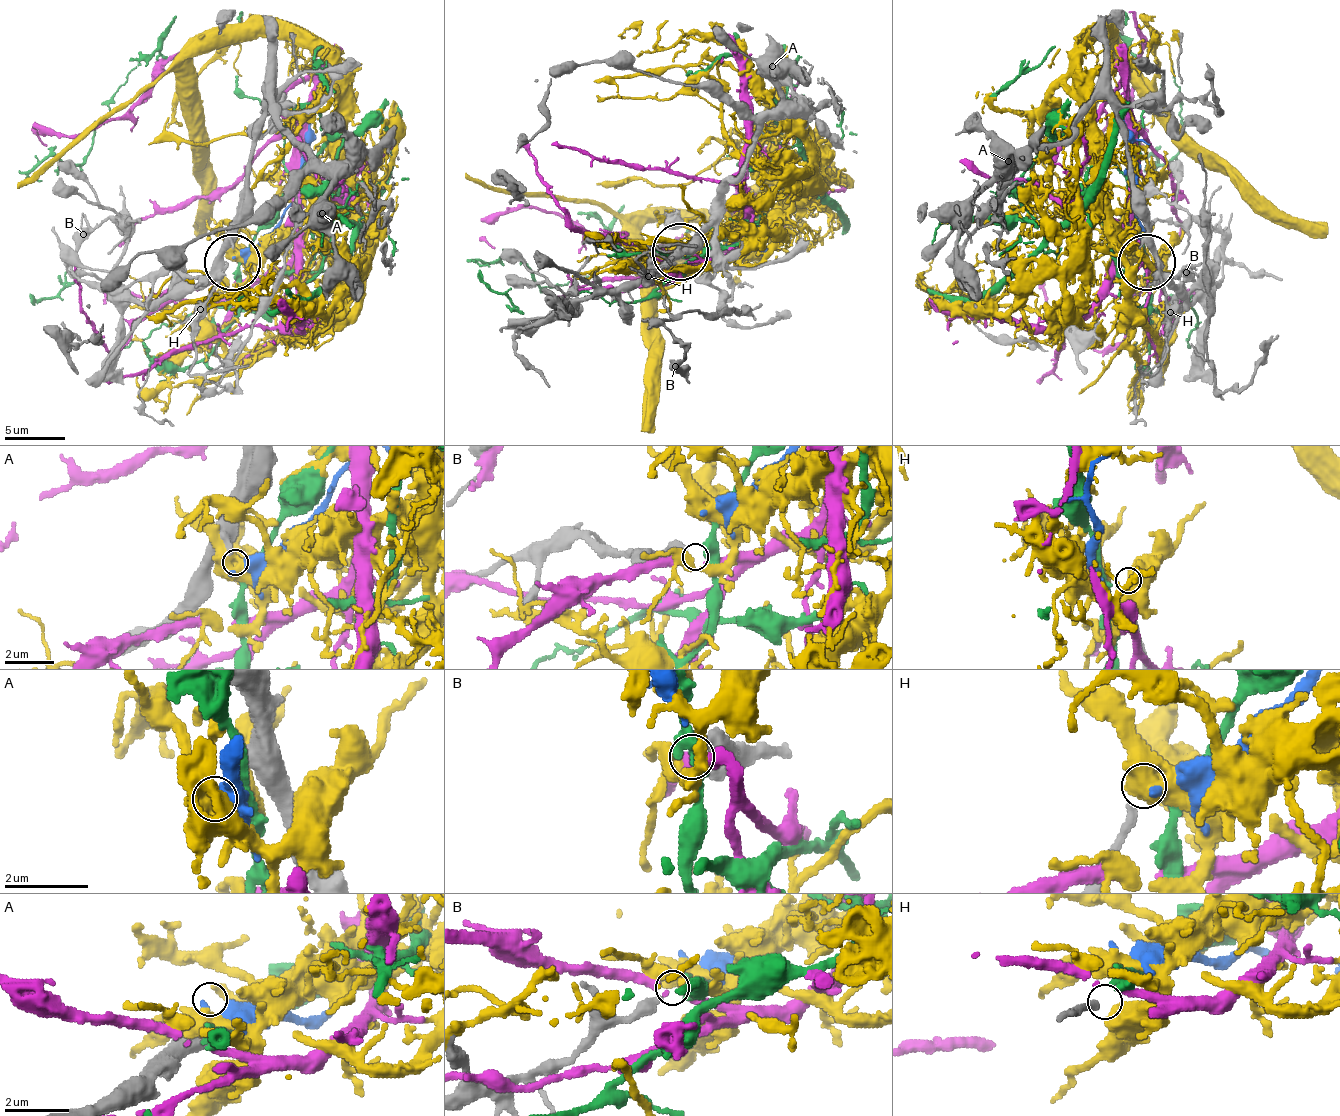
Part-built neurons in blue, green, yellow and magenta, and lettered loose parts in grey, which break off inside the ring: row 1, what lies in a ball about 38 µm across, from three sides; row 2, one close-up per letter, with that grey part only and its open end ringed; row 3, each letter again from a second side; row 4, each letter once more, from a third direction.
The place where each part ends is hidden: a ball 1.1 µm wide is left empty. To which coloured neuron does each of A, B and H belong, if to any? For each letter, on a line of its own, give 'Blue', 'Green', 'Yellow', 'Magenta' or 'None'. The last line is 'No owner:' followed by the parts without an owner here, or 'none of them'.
A: None
B: None
H: None
No owner: A, B, H

